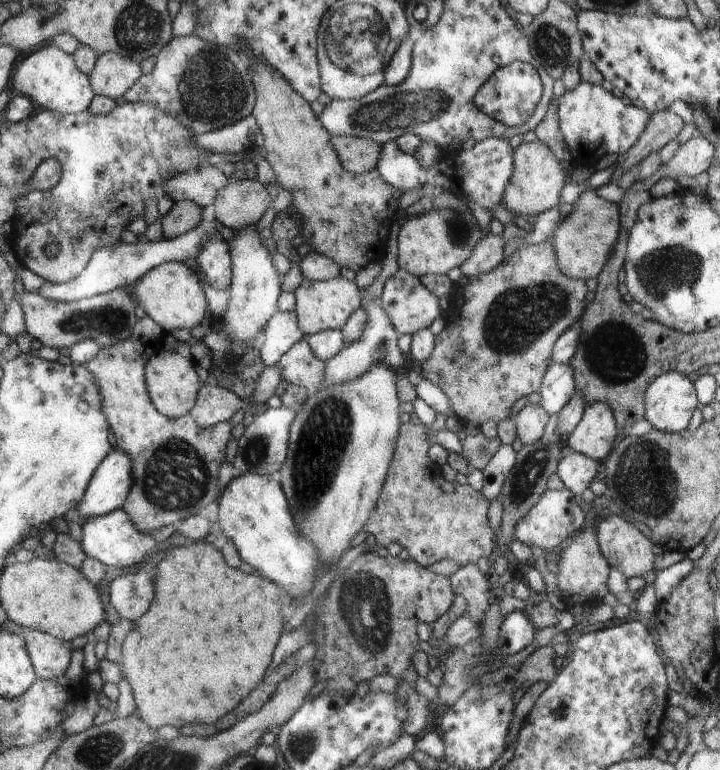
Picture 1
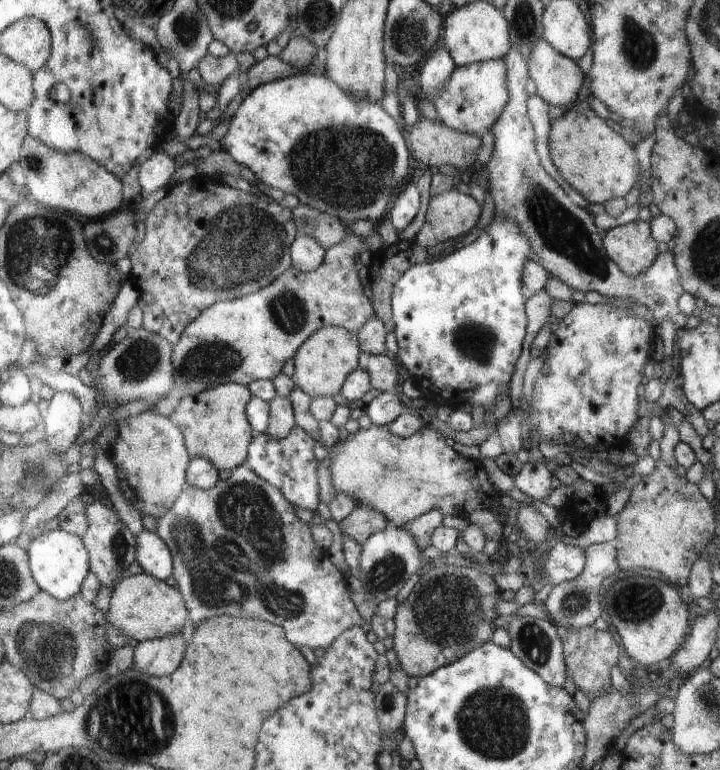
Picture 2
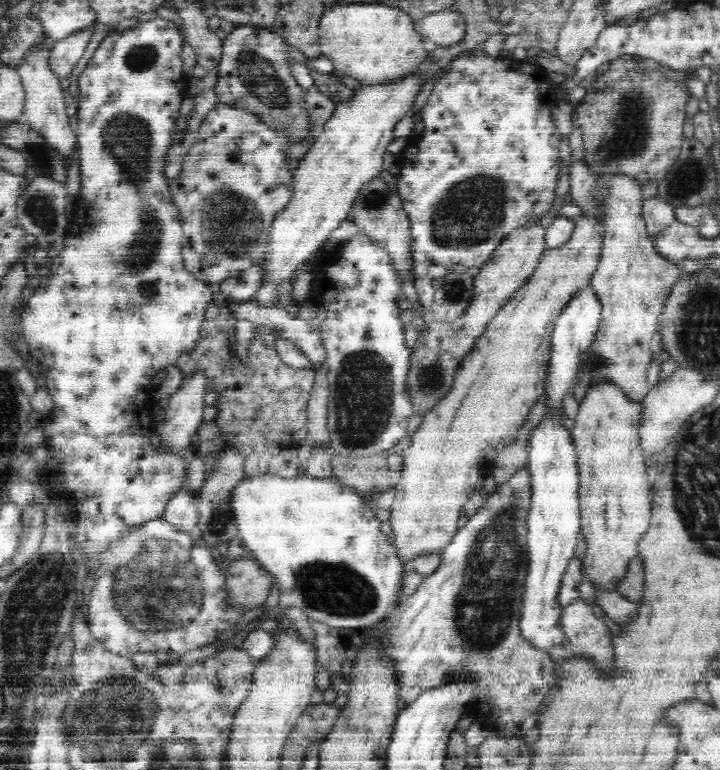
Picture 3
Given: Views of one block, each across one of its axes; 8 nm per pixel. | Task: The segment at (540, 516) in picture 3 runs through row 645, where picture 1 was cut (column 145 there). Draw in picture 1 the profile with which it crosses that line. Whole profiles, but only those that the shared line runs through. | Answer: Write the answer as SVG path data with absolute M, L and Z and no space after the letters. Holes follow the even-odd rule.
M125 508L106 516L90 519L82 523L82 527L84 530L82 543L87 555L112 568L130 568L134 564L142 564L160 544L172 538L178 530L177 526L170 525L158 532L150 532L150 534L142 532L142 529L134 524L133 517Z

